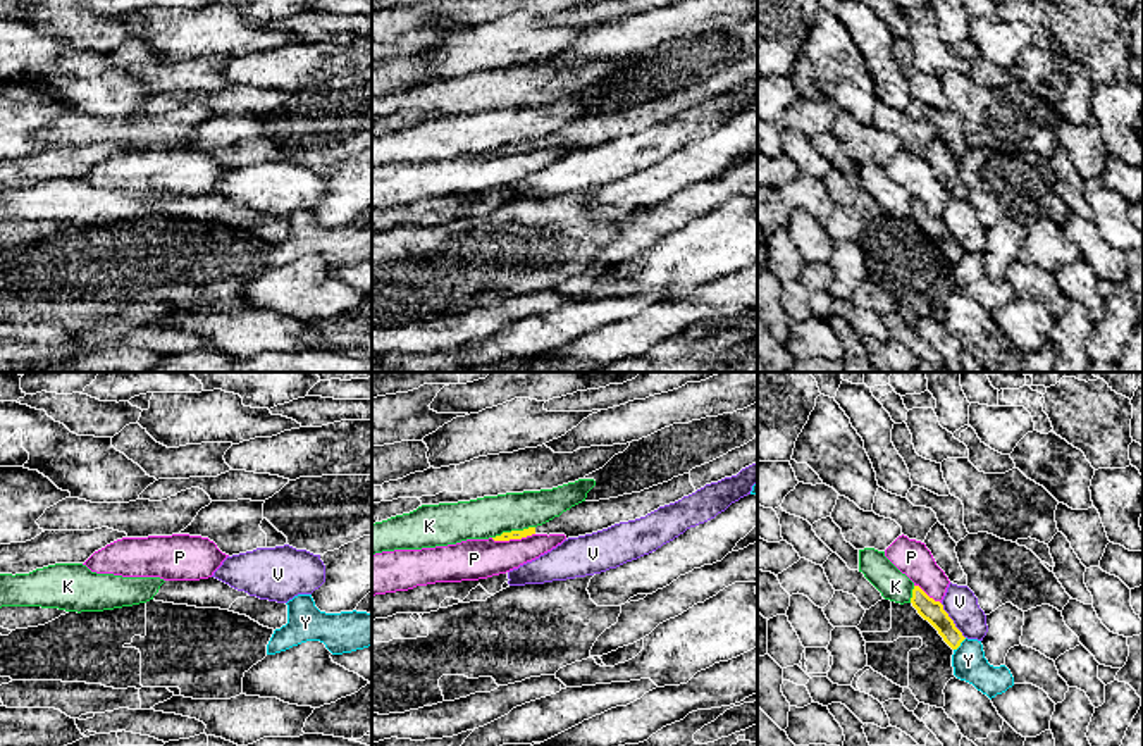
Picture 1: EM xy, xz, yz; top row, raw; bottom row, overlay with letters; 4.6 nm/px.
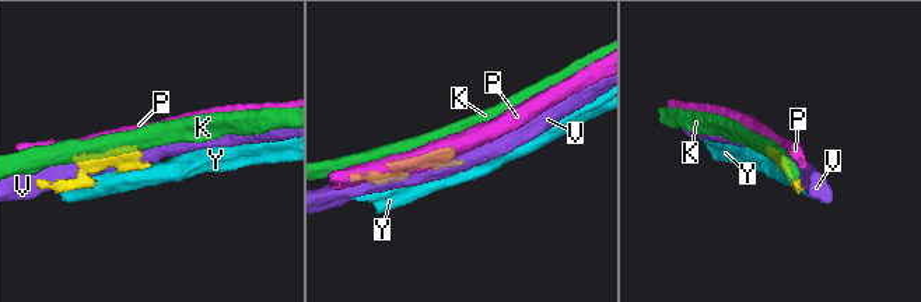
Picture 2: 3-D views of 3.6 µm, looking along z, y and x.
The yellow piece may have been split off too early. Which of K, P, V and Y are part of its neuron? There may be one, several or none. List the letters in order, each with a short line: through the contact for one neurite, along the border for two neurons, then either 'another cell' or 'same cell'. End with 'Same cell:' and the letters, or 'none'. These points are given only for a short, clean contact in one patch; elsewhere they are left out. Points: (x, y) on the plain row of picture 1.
K: another cell
P: another cell
V: another cell
Y: another cell
Same cell: none

